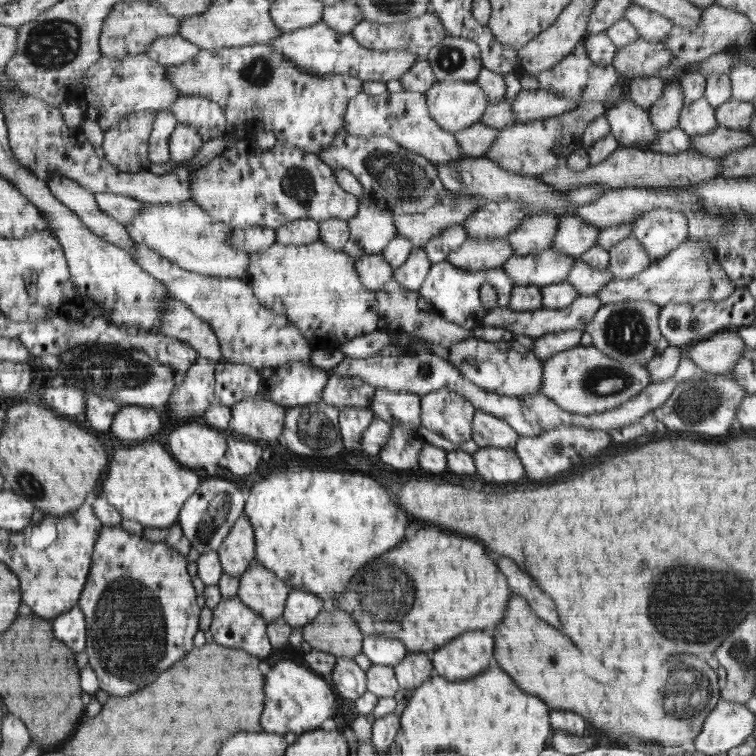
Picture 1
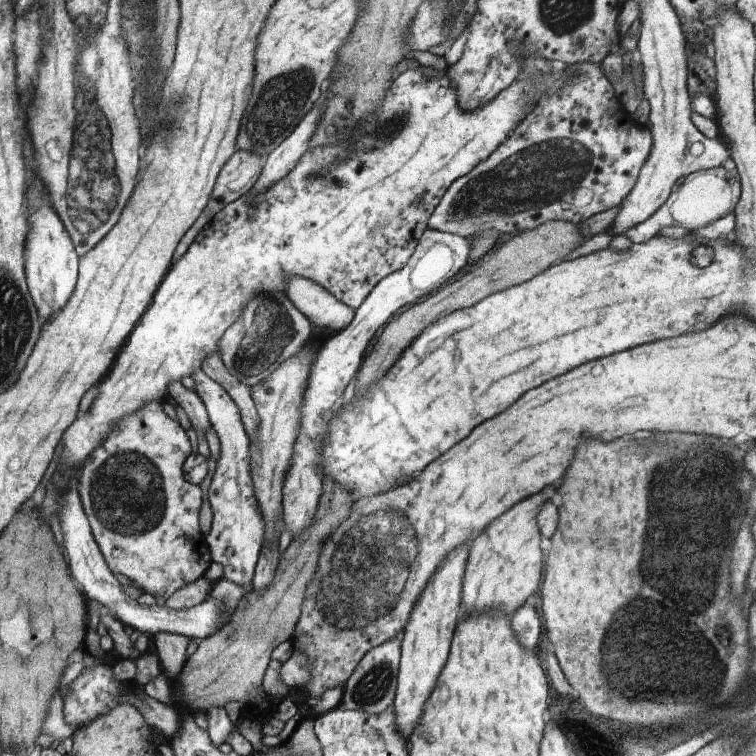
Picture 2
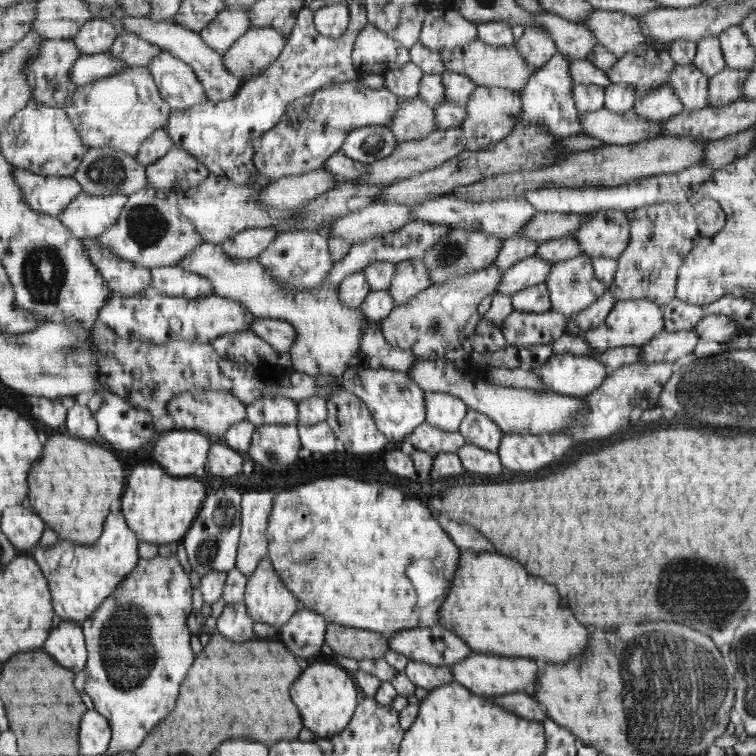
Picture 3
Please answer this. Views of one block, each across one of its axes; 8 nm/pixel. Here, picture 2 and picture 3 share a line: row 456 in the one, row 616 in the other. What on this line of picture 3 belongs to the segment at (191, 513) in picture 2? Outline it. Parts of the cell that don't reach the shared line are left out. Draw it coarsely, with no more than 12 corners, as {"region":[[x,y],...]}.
{"region":[[141,558],[82,622],[85,691],[137,750],[194,660],[192,584]]}

